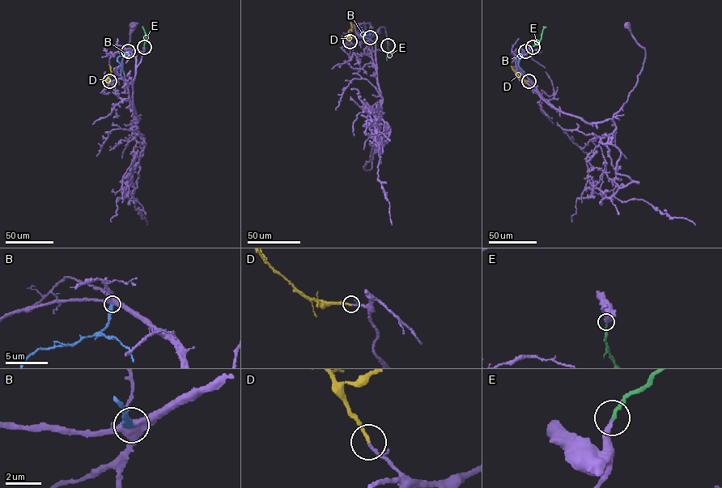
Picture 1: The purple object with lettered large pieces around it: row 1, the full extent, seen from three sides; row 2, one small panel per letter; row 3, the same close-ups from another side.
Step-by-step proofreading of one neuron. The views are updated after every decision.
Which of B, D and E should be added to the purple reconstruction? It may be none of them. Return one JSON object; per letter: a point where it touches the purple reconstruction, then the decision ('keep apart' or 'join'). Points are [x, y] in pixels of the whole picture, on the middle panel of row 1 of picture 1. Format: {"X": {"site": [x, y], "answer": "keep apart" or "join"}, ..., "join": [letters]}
{"B": {"site": [370, 37], "answer": "keep apart"}, "D": {"site": [350, 41], "answer": "join"}, "E": {"site": [388, 45], "answer": "join"}, "join": ["D", "E"]}

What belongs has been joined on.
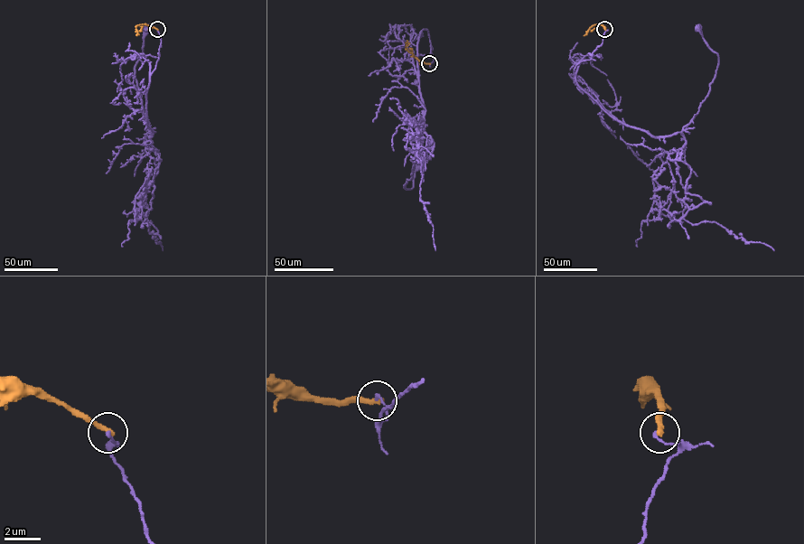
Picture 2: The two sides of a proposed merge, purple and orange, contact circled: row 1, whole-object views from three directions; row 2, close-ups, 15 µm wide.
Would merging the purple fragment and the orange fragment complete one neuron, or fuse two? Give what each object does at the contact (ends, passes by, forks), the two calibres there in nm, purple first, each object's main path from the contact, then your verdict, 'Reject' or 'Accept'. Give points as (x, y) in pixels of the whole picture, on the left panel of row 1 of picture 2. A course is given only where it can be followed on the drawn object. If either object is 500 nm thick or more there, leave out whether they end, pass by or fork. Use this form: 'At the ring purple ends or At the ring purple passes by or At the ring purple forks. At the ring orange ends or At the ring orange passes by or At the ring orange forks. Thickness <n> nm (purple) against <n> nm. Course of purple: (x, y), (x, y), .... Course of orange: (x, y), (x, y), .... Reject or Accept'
At the ring purple ends. At the ring orange ends. Thickness 170 nm (purple) against 320 nm. Course of purple: (157, 29), (161, 41), (158, 59), (146, 95), (149, 137), (135, 74), (148, 28). Course of orange: (157, 29), (139, 24), (135, 27), (137, 35). Reject

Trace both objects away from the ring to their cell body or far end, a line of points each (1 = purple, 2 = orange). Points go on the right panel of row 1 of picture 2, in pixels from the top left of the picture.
1: (604, 29), (574, 69), (576, 83), (614, 118), (659, 137), (690, 122), (715, 74), (718, 56), (697, 28)
2: (604, 29), (603, 26), (594, 24), (584, 35)

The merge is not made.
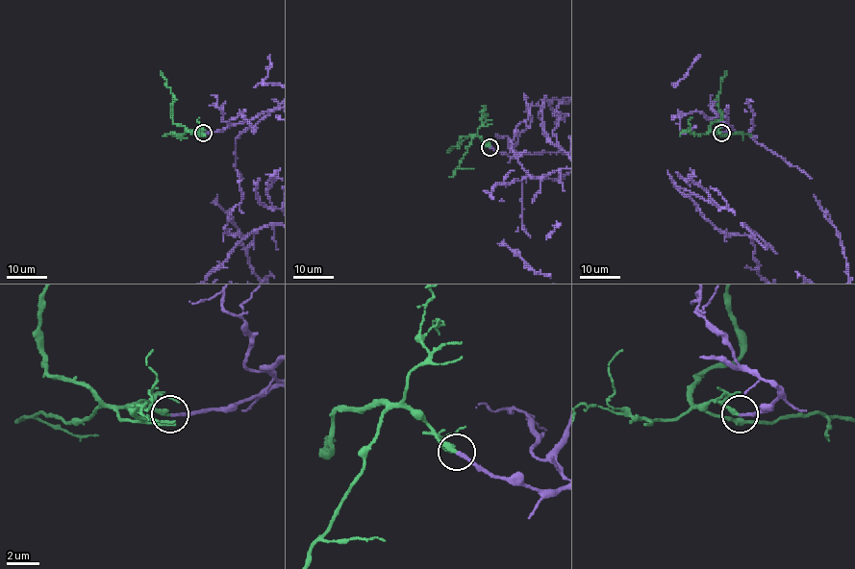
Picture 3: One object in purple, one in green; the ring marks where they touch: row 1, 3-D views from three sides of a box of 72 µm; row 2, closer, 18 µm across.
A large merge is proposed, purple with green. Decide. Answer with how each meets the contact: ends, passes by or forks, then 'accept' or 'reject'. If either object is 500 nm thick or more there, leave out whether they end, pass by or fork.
purple ends there; green ends there; accept

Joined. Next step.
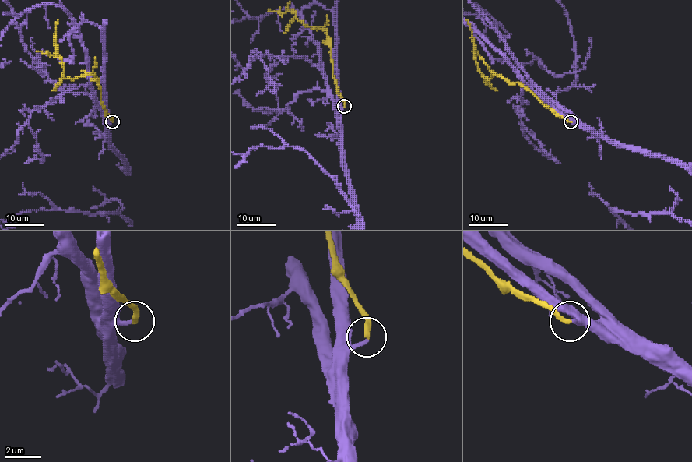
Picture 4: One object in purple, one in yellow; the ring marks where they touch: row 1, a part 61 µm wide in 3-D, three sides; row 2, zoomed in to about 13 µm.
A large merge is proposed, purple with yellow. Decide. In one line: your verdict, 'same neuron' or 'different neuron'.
same neuron

